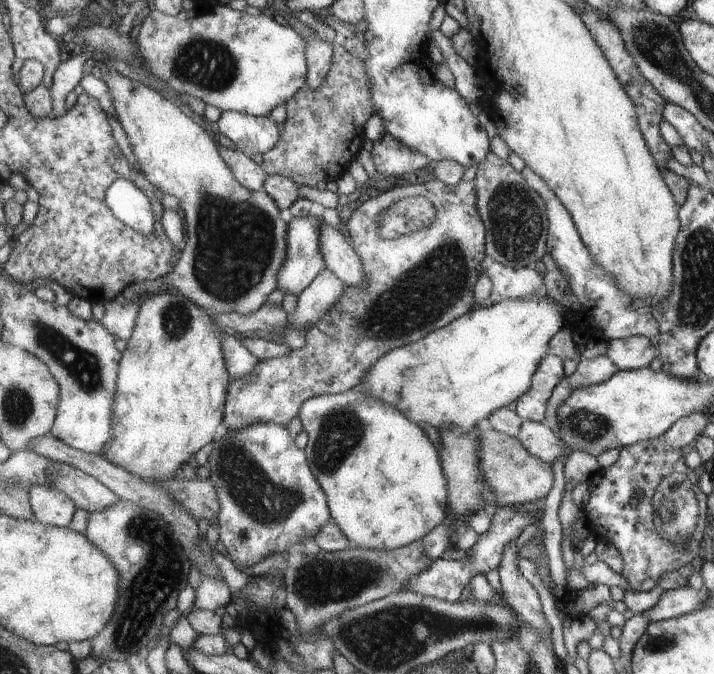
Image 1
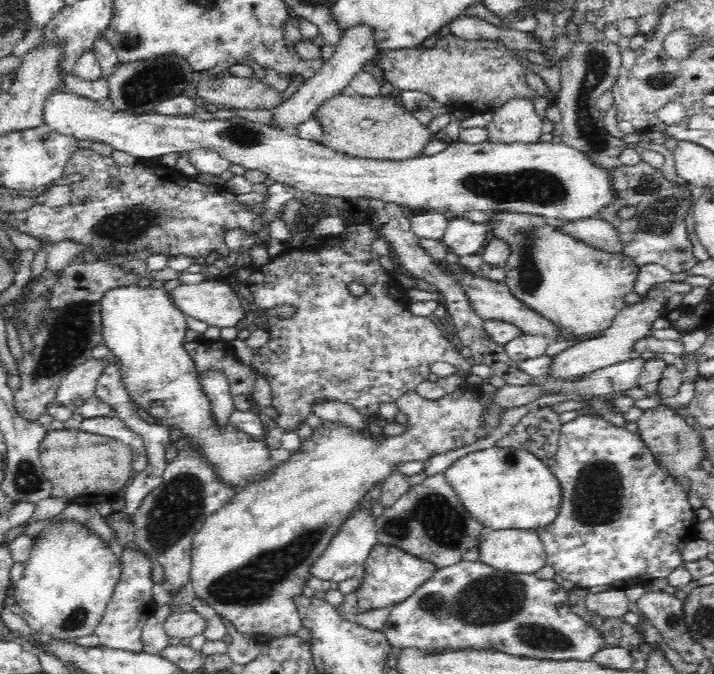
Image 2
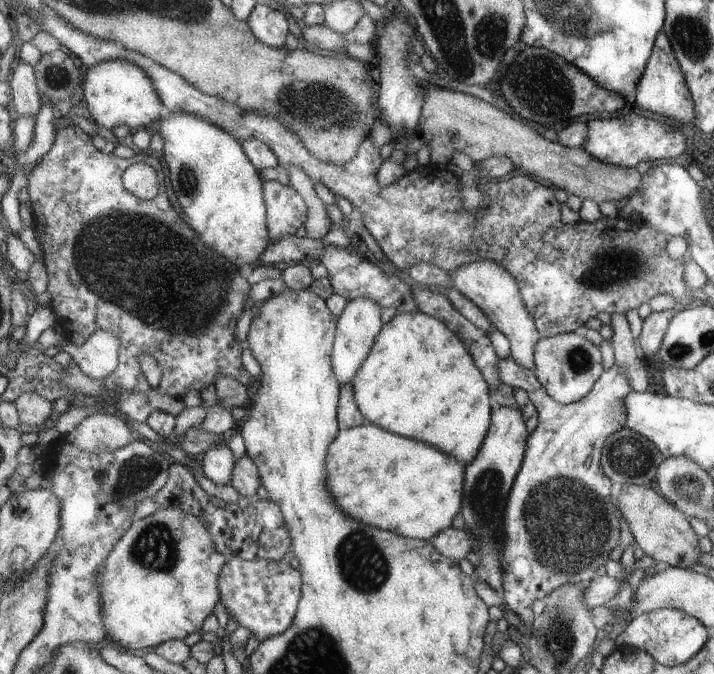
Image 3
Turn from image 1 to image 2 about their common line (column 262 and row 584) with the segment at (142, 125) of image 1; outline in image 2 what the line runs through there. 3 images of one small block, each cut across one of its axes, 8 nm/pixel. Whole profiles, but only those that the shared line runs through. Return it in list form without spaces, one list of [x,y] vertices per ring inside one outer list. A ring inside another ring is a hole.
[[[466,384],[465,388],[446,393],[440,400],[430,401],[422,398],[420,394],[414,390],[404,391],[403,394],[396,400],[397,408],[407,416],[408,422],[406,424],[407,430],[400,435],[382,436],[380,438],[365,436],[360,430],[355,430],[352,427],[343,425],[342,423],[324,422],[314,430],[310,436],[302,440],[302,448],[298,448],[298,452],[290,453],[290,457],[282,464],[278,465],[274,474],[268,480],[262,482],[254,482],[246,488],[236,492],[234,499],[226,503],[222,508],[219,508],[214,514],[211,514],[200,527],[199,531],[193,538],[189,555],[192,557],[191,566],[191,584],[193,585],[194,596],[200,598],[204,604],[213,608],[222,618],[226,618],[239,633],[250,634],[255,641],[267,642],[275,640],[276,638],[288,638],[288,636],[295,636],[296,632],[302,628],[302,619],[298,612],[298,607],[294,603],[294,598],[303,594],[303,590],[307,588],[308,580],[312,578],[312,566],[316,560],[320,558],[321,554],[326,550],[332,535],[339,530],[342,519],[365,498],[365,495],[376,484],[380,484],[394,469],[397,469],[398,464],[403,464],[407,461],[421,461],[425,462],[432,458],[435,454],[446,453],[456,448],[462,448],[472,442],[477,442],[482,438],[486,438],[488,434],[484,433],[486,430],[482,416],[486,399],[482,399],[483,390],[481,385]]]

